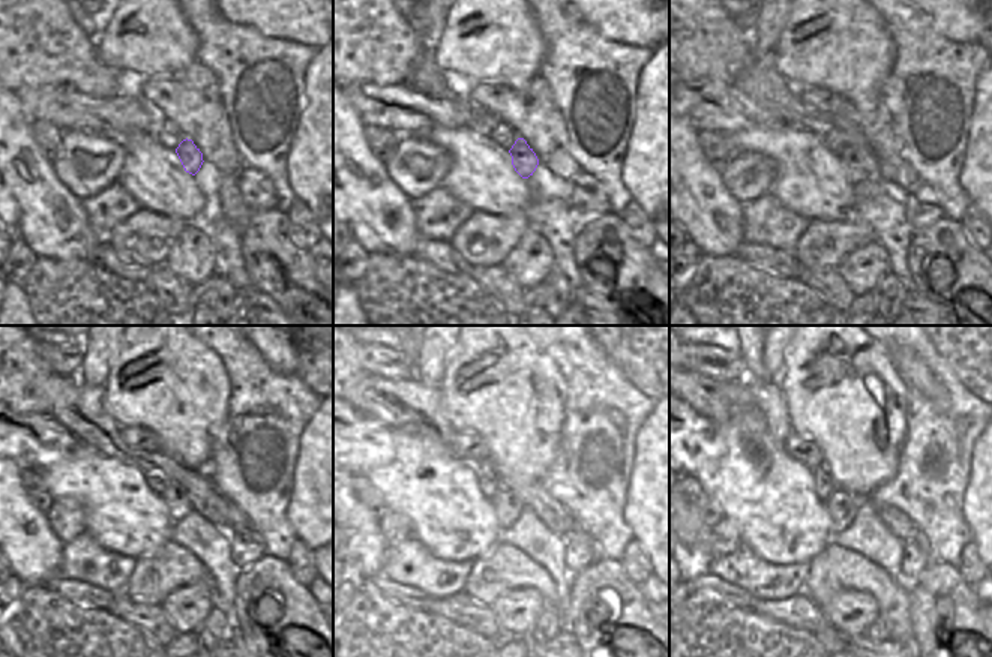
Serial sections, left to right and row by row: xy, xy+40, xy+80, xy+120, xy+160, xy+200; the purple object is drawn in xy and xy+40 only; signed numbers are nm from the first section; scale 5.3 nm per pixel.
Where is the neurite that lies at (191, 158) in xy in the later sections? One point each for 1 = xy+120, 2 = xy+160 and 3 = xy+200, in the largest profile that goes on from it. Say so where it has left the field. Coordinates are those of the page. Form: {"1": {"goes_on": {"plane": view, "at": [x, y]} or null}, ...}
{"1": {"goes_on": {"plane": "xy+120", "at": [177, 503]}}, "2": {"goes_on": {"plane": "xy+160", "at": [508, 507]}}, "3": {"goes_on": {"plane": "xy+200", "at": [842, 506]}}}

